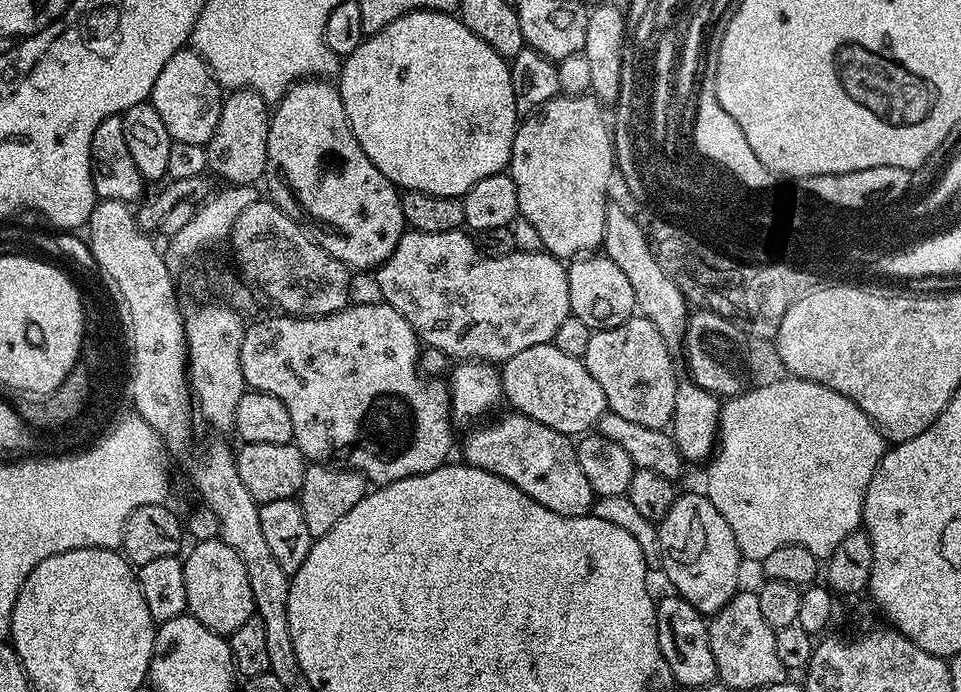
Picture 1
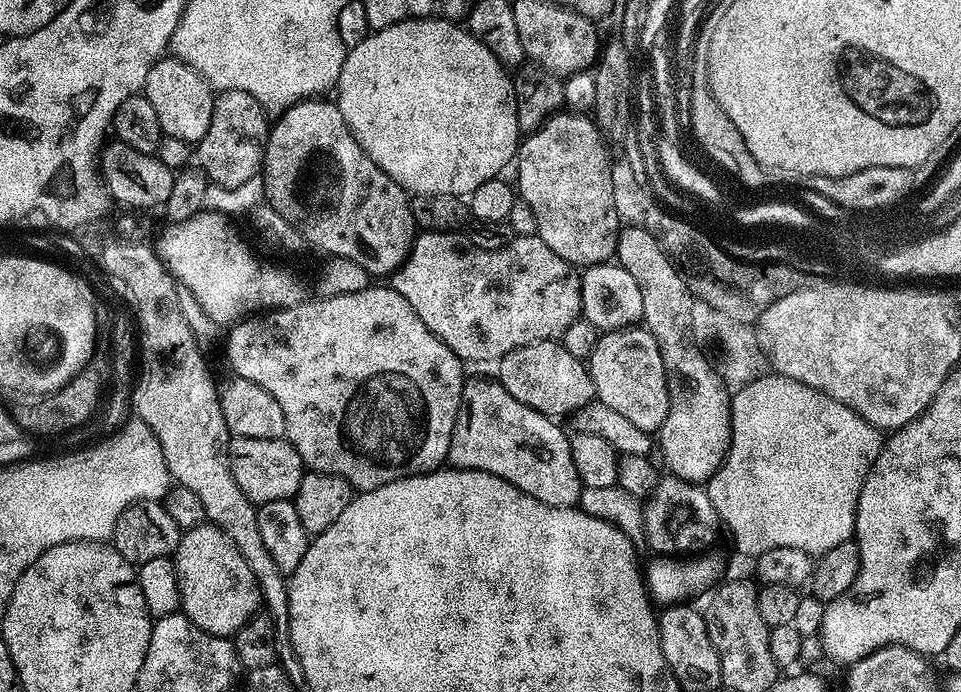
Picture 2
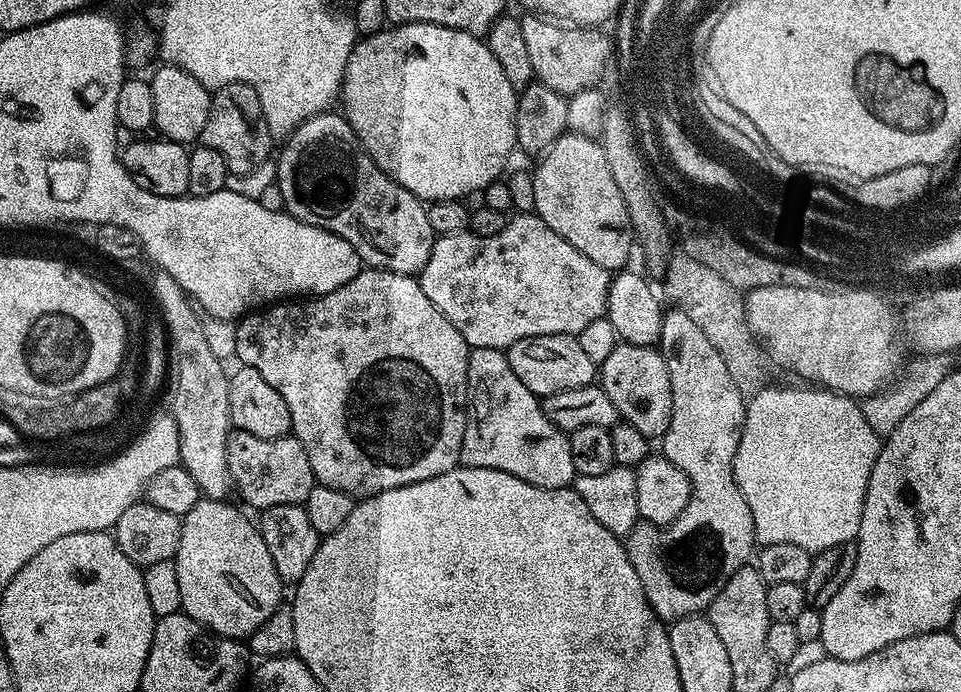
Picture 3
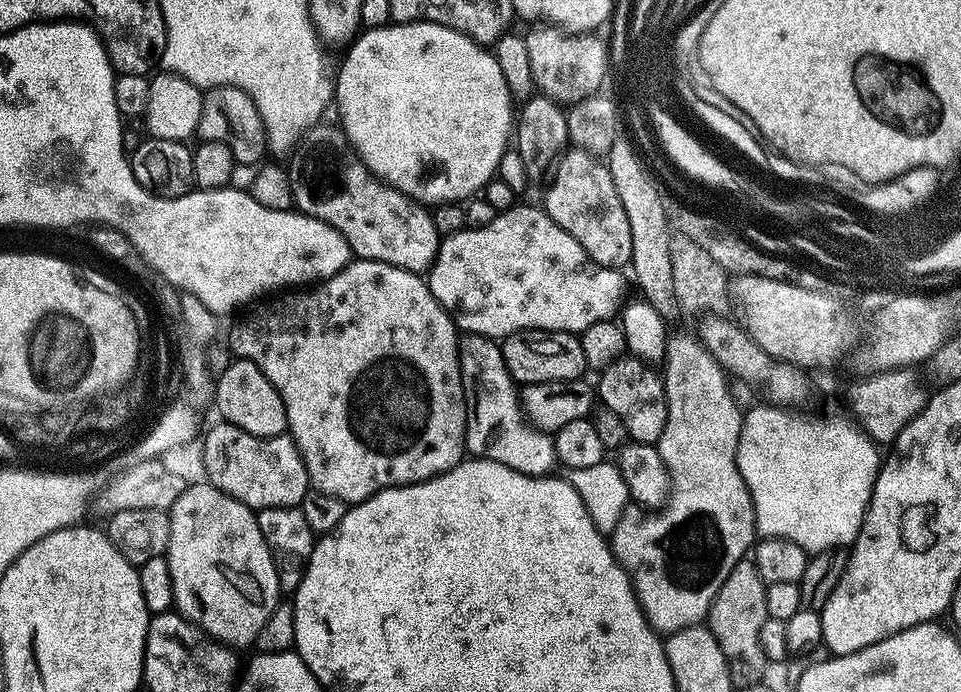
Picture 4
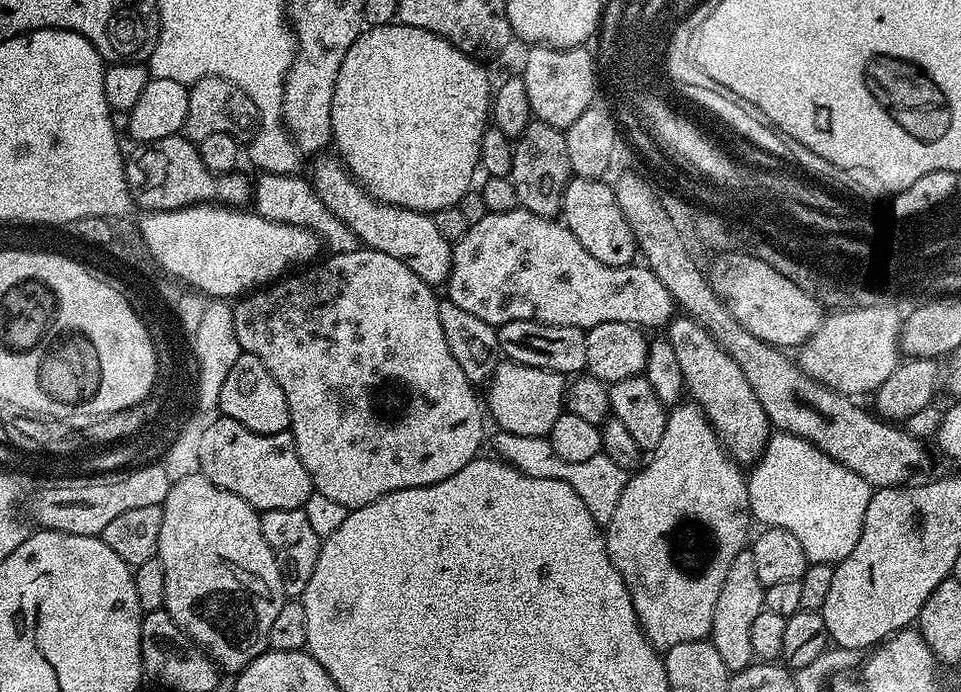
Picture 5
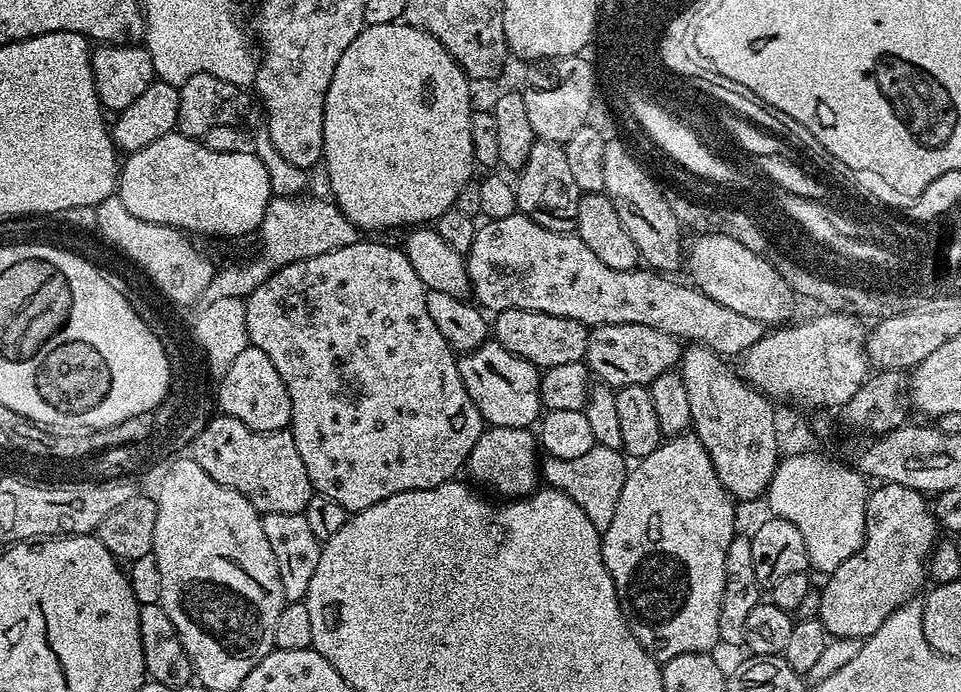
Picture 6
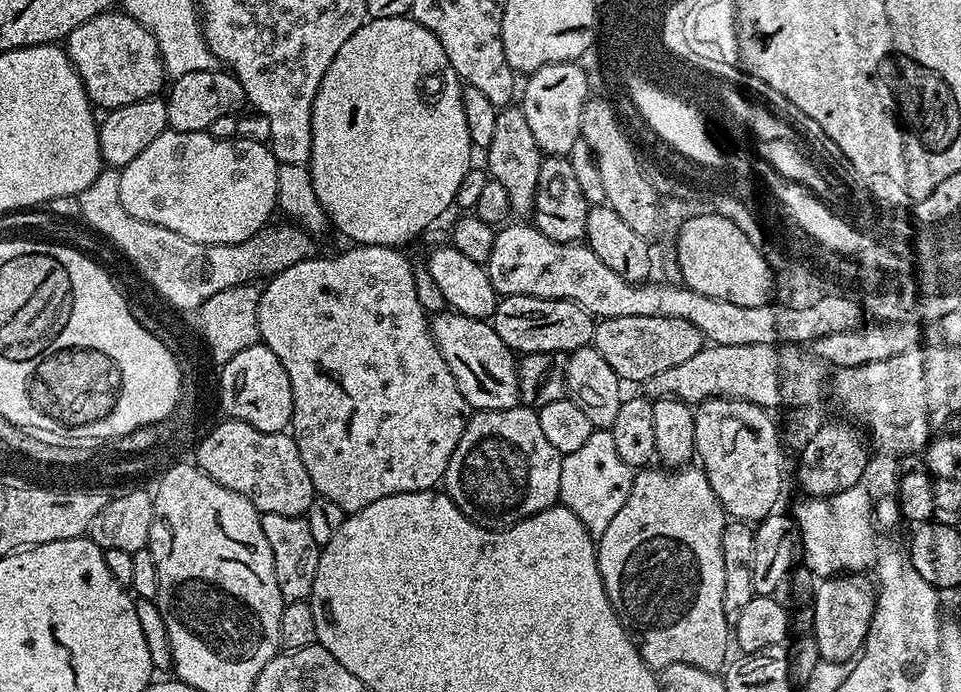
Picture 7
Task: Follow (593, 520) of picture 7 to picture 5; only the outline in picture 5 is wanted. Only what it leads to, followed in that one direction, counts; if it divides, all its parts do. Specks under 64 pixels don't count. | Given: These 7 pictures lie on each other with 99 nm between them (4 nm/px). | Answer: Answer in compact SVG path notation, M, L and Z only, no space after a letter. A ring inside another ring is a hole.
M503 430L495 434L497 436L492 440L492 448L496 452L493 453L504 463L511 464L530 478L550 478L566 482L576 491L578 498L582 498L596 524L607 526L612 521L614 510L618 510L618 498L622 498L622 490L628 485L629 478L629 473L618 466L618 462L603 454L586 462L566 462L566 458L558 458L558 453L554 451L547 436L523 436Z

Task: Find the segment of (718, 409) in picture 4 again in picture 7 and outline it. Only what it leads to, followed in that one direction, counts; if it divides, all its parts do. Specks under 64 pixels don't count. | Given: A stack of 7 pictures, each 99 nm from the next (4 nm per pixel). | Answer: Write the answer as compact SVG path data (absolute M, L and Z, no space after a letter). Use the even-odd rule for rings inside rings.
M648 466L637 471L626 506L622 506L610 526L606 526L606 534L598 537L596 561L612 608L620 616L641 658L653 670L671 664L689 664L719 673L729 659L728 644L730 648L730 625L722 610L722 590L726 590L722 530L726 513L714 490L710 490L703 467L692 467L665 470L660 466Z

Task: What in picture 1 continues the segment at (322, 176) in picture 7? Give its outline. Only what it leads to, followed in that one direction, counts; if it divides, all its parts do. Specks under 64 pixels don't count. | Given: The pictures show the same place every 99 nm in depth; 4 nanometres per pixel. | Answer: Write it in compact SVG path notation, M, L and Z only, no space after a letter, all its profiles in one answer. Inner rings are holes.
M407 12L405 16L400 16L394 22L390 22L390 26L386 26L382 30L375 32L373 36L369 36L361 40L359 46L351 52L349 56L343 57L340 71L338 73L338 87L340 89L340 97L342 98L342 106L346 110L346 118L352 127L354 138L358 138L358 146L362 146L362 150L366 150L366 158L370 158L370 162L374 162L374 166L378 166L378 170L383 174L389 182L396 185L397 189L407 190L410 192L425 192L431 196L446 196L449 198L463 198L468 195L469 190L478 182L482 182L491 176L499 176L507 169L509 162L512 160L512 147L514 146L514 138L516 137L516 129L518 120L515 115L508 116L512 109L515 109L516 99L514 98L514 82L512 81L512 69L509 61L498 55L493 48L486 46L486 42L482 42L482 38L478 38L478 34L474 34L464 25L464 21L455 15L447 12Z

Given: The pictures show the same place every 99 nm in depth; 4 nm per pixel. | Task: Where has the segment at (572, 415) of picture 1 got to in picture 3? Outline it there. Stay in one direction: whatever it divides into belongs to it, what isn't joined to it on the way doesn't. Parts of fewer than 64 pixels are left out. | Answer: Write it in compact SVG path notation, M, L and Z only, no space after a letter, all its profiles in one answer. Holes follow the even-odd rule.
M575 335L522 338L506 349L506 355L510 370L518 374L518 382L522 382L522 386L526 386L526 390L538 398L571 388L584 388L598 376L597 365L586 356Z

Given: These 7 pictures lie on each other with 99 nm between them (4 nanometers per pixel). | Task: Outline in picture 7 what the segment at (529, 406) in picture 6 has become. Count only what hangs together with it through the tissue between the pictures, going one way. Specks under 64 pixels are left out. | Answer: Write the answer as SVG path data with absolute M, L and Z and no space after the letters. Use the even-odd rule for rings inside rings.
M445 310L431 317L432 337L458 382L458 390L469 409L485 412L514 408L521 403L516 366L517 357L511 348L498 338L488 320L470 318L461 312Z

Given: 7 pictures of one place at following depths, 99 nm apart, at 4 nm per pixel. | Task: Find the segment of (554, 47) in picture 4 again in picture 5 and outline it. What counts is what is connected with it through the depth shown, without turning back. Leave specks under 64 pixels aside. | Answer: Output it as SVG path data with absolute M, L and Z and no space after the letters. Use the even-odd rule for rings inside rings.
M532 46L527 49L522 79L535 119L542 120L561 130L567 130L582 115L592 93L592 67L583 52L571 52L569 48Z

